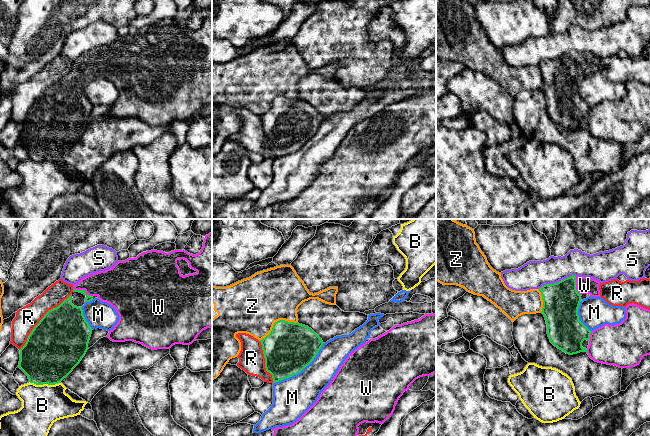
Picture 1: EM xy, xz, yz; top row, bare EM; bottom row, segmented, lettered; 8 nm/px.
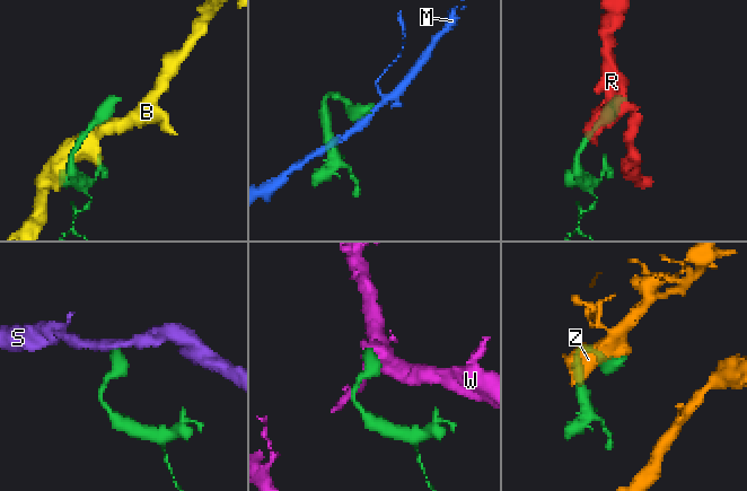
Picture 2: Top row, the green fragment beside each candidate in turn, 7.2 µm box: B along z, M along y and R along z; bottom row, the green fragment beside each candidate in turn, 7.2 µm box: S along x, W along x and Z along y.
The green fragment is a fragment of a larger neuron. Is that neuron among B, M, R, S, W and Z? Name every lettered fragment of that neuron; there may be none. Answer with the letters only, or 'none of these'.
W

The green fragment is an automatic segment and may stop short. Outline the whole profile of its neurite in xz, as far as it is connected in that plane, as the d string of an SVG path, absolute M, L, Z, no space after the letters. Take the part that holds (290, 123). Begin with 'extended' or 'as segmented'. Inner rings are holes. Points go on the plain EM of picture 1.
as segmented; M285 96L275 98L270 110L260 118L265 134L265 144L272 151L273 159L300 149L314 136L323 122L322 115L311 104Z

